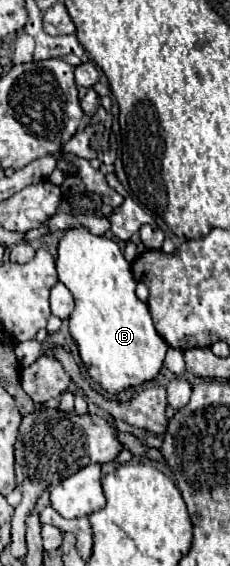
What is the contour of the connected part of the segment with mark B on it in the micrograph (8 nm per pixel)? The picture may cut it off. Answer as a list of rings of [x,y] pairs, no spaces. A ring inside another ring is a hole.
[[[86,228],[66,230],[58,246],[56,268],[58,268],[58,280],[74,294],[76,308],[70,314],[70,336],[78,346],[80,358],[86,366],[86,374],[110,394],[118,394],[132,386],[154,380],[164,364],[164,354],[168,350],[168,344],[156,332],[148,306],[134,294],[136,280],[132,278],[130,264],[126,262],[118,244],[106,236],[94,236]]]

